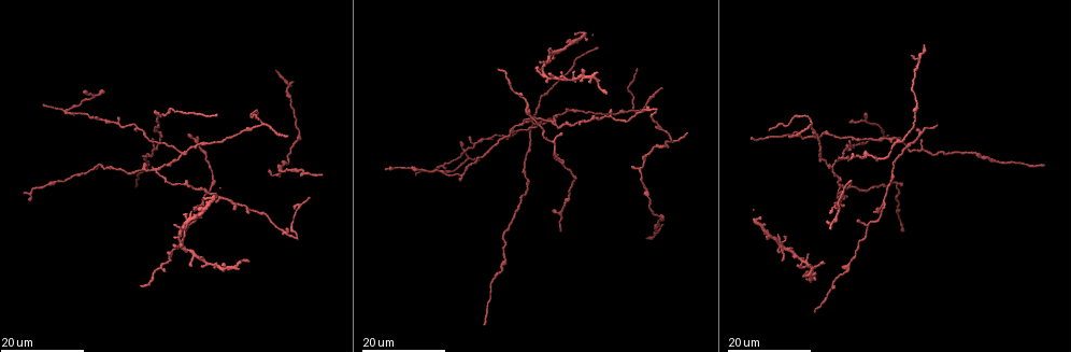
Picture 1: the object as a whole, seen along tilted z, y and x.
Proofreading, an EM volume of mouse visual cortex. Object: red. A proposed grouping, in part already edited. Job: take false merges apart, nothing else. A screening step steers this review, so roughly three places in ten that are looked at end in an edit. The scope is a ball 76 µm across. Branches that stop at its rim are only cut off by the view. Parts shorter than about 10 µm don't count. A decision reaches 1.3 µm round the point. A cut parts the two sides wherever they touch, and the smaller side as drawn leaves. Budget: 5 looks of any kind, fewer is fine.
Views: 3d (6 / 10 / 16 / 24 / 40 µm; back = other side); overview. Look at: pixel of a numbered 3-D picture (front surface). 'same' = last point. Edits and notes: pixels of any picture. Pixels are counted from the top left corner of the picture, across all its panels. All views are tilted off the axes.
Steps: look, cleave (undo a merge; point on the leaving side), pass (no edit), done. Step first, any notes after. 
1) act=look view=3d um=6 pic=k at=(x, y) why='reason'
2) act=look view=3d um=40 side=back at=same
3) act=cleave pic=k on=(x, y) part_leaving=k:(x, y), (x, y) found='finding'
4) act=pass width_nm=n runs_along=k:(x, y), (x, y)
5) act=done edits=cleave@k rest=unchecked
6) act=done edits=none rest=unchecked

act=look view=3d um=16 pic=1 at=(523, 122) why='looks like a crossing'

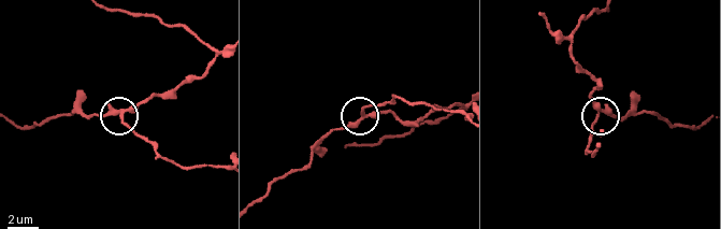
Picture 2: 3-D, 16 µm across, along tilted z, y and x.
act=look view=3d um=10 pic=2 at=(598, 110)

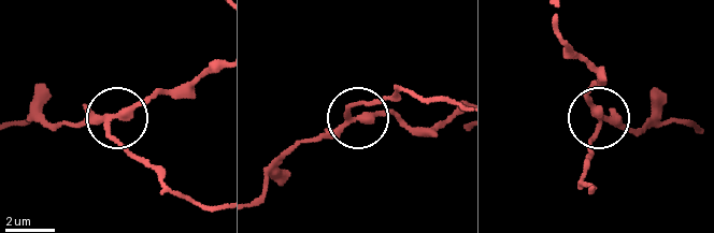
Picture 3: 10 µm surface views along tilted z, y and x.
act=cleave pic=3 on=(128, 151) part_leaving=3:(105, 124), (166, 185), (191, 201), (216, 205) found='a second cell is stuck on'

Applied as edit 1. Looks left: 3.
act=look view=3d um=16 pic=1 at=(831, 168)

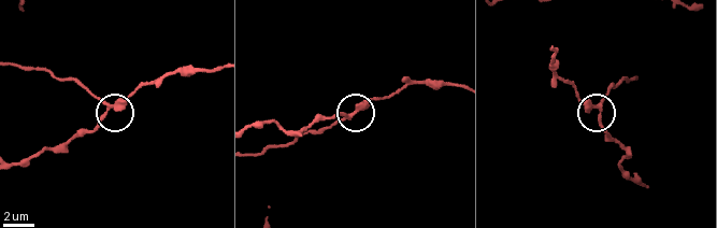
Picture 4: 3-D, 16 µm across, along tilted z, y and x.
act=look view=3d um=10 pic=4 at=(349, 113) why='zoom in'

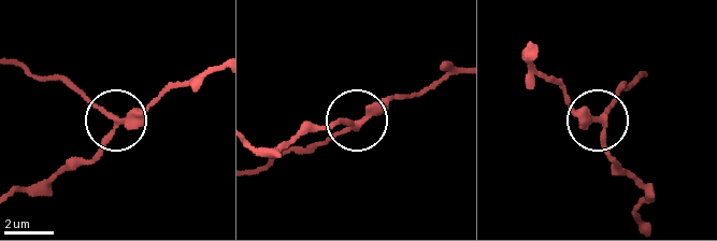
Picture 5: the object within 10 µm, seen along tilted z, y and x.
act=pass width_nm=260 found='all the same cell'

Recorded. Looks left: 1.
act=done edits=cleave@3 rest=unchecked

